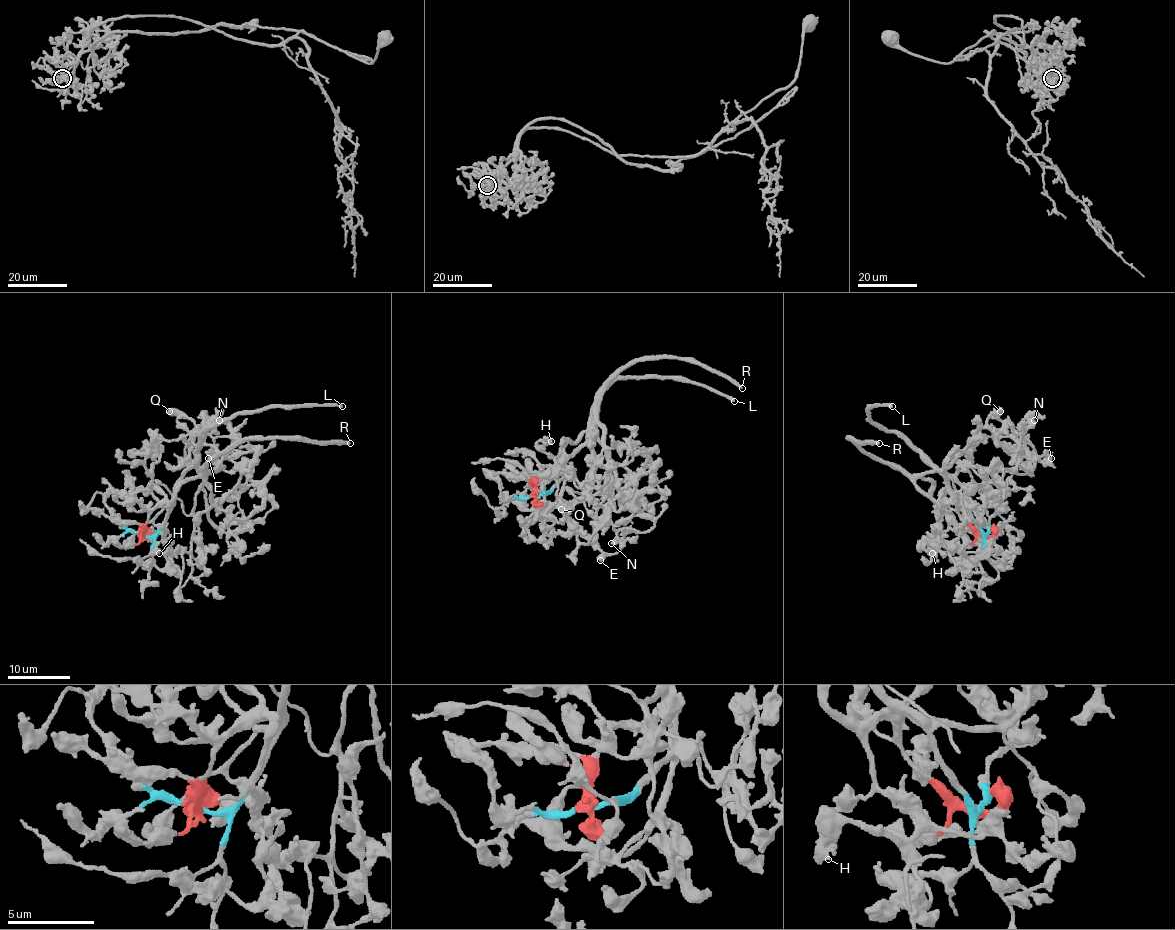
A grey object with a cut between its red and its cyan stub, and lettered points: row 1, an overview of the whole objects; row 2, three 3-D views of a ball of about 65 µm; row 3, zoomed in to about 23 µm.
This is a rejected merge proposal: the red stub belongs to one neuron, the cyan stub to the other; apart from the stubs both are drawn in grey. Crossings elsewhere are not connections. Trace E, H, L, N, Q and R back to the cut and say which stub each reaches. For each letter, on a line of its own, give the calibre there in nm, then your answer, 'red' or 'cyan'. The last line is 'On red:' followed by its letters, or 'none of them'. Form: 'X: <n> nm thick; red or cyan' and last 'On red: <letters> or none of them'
E: 360 nm thick; cyan
H: 550 nm thick; red
L: 340 nm thick; cyan
N: 460 nm thick; cyan
Q: 750 nm thick; red
R: 300 nm thick; red
On red: H, Q, R

